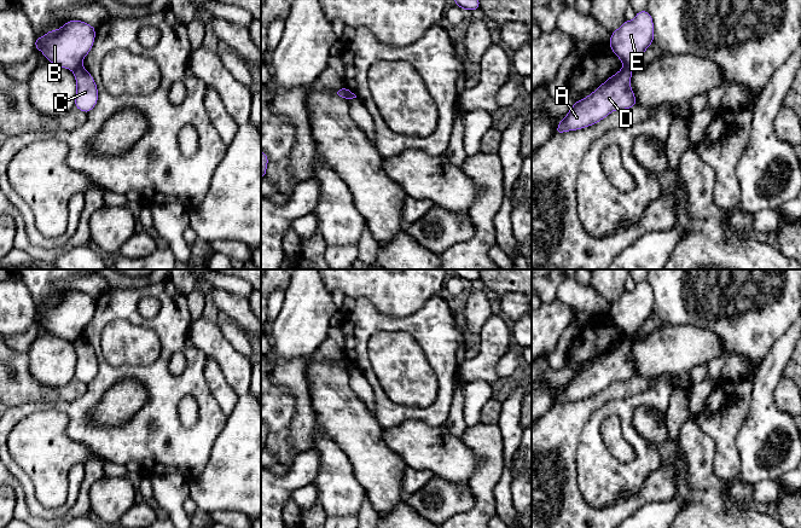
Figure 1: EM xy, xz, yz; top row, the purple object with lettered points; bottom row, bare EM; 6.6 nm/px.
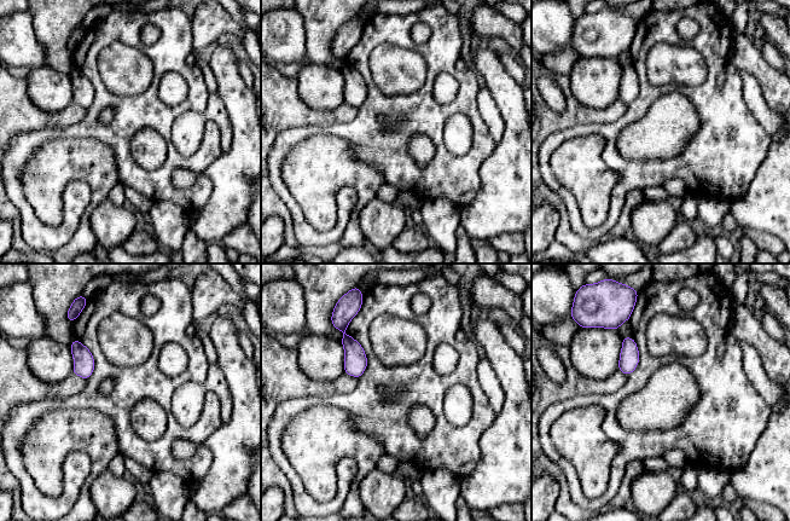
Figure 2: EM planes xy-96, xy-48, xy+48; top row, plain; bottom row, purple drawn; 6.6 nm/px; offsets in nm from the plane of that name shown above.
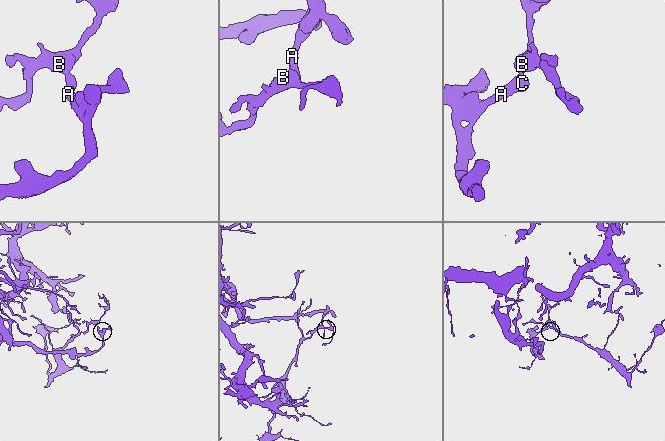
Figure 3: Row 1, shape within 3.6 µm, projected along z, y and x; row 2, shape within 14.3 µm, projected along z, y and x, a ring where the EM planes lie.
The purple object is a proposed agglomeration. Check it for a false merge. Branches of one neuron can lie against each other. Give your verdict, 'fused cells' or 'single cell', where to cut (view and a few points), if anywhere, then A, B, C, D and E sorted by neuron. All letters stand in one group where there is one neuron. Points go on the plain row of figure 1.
fused cells | yz (624, 337), (632, 338) | A C D / B E

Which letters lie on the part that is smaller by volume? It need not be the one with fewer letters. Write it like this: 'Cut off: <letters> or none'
Cut off: B, E

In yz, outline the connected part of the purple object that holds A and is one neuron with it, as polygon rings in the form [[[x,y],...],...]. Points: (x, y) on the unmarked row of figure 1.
[[[622,338],[588,367],[577,371],[558,394],[556,405],[592,396],[614,381],[635,377],[635,366],[631,360],[632,342],[633,338]]]

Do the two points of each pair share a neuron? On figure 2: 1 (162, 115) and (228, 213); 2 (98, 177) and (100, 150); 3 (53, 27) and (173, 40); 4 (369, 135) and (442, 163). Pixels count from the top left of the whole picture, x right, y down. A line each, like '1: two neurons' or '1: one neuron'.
1: two neurons
2: one neuron
3: two neurons
4: one neuron

